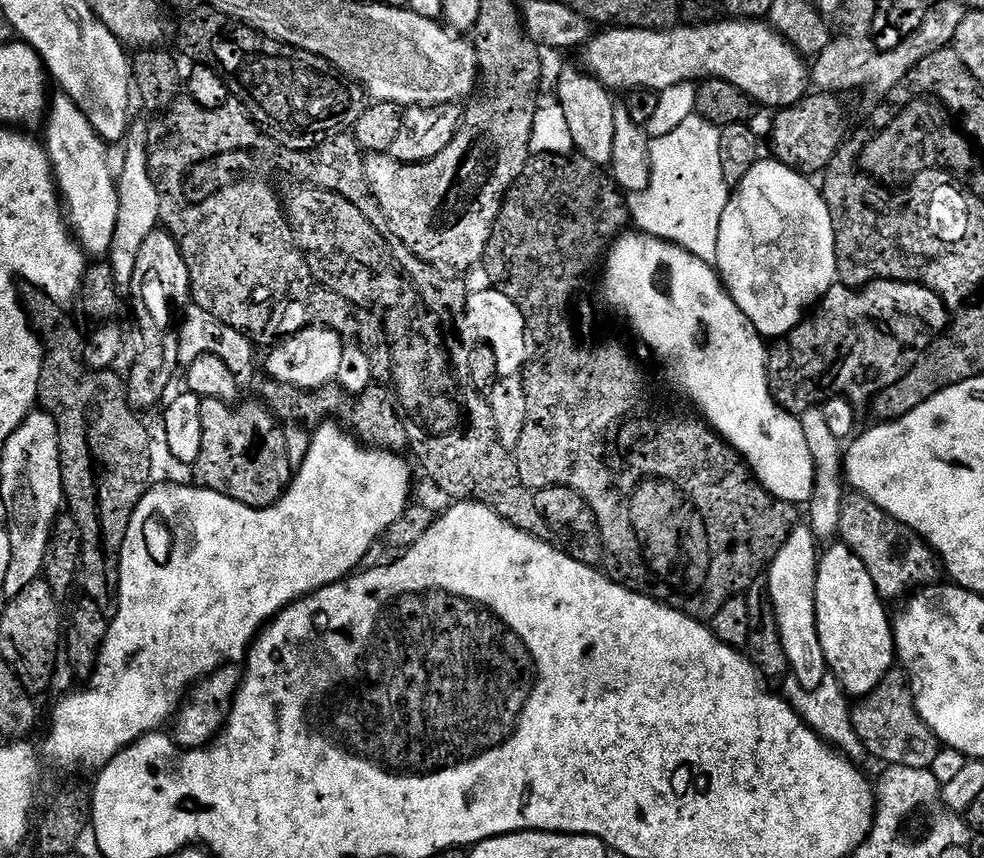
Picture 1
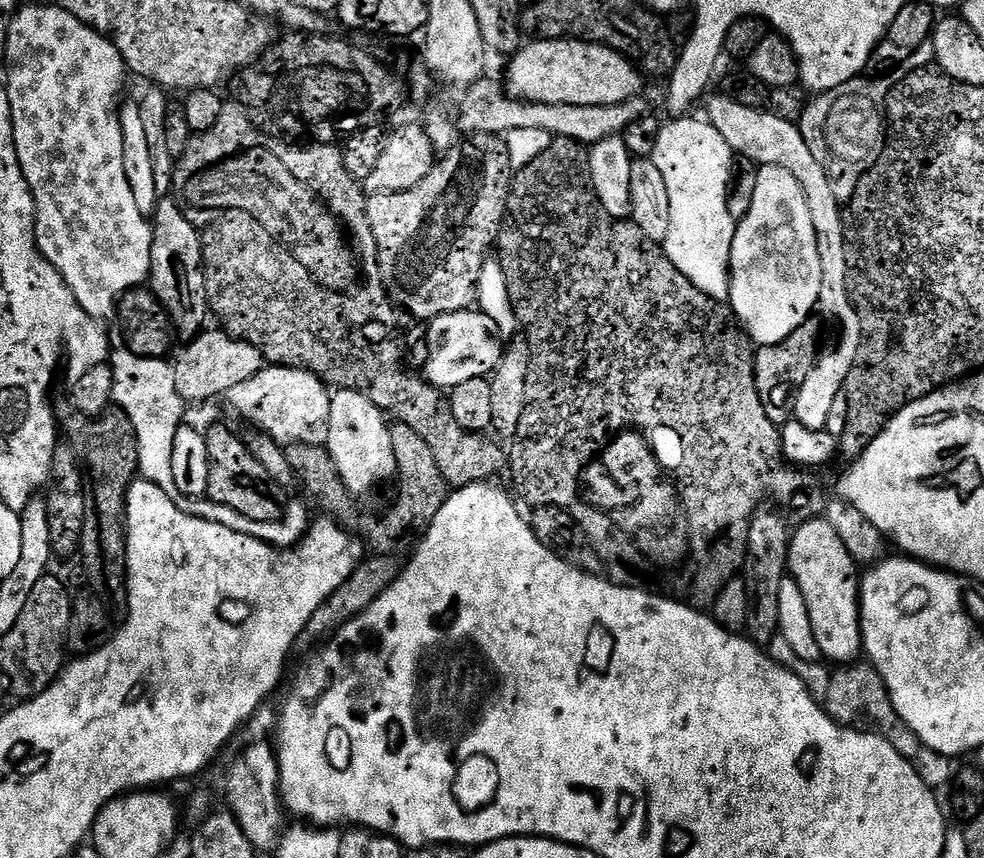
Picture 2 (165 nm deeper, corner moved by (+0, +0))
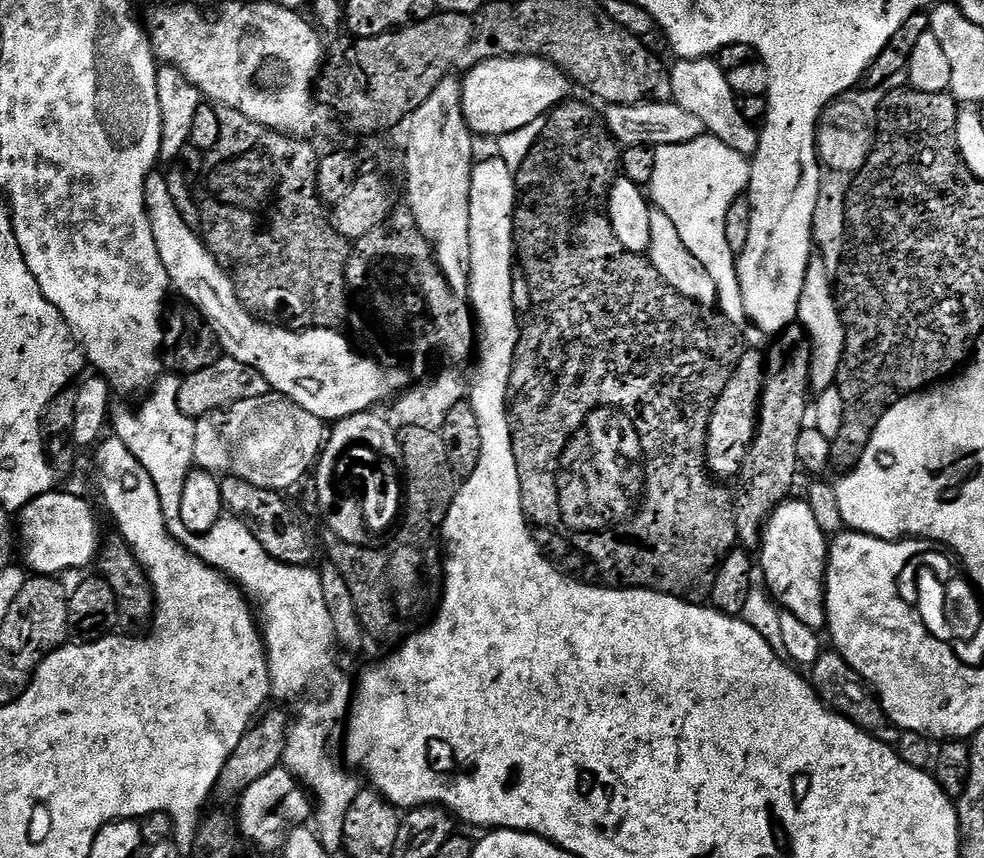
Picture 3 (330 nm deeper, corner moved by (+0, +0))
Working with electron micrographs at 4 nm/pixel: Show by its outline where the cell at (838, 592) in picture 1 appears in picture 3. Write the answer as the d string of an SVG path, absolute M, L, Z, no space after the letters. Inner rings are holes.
M789 498L779 504L764 525L762 543L758 549L758 568L764 571L763 587L771 593L781 609L806 622L806 626L820 630L828 623L824 590L830 540L822 526L818 526L807 499L796 499Z

